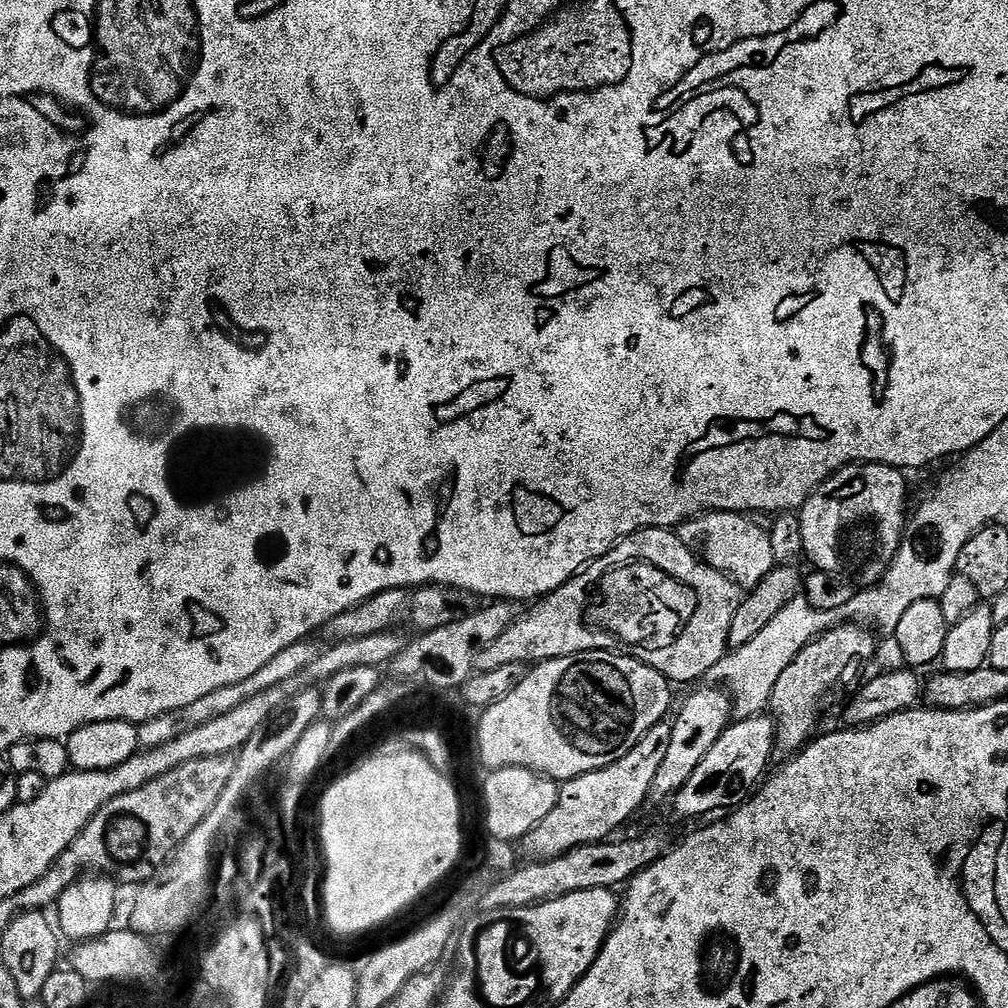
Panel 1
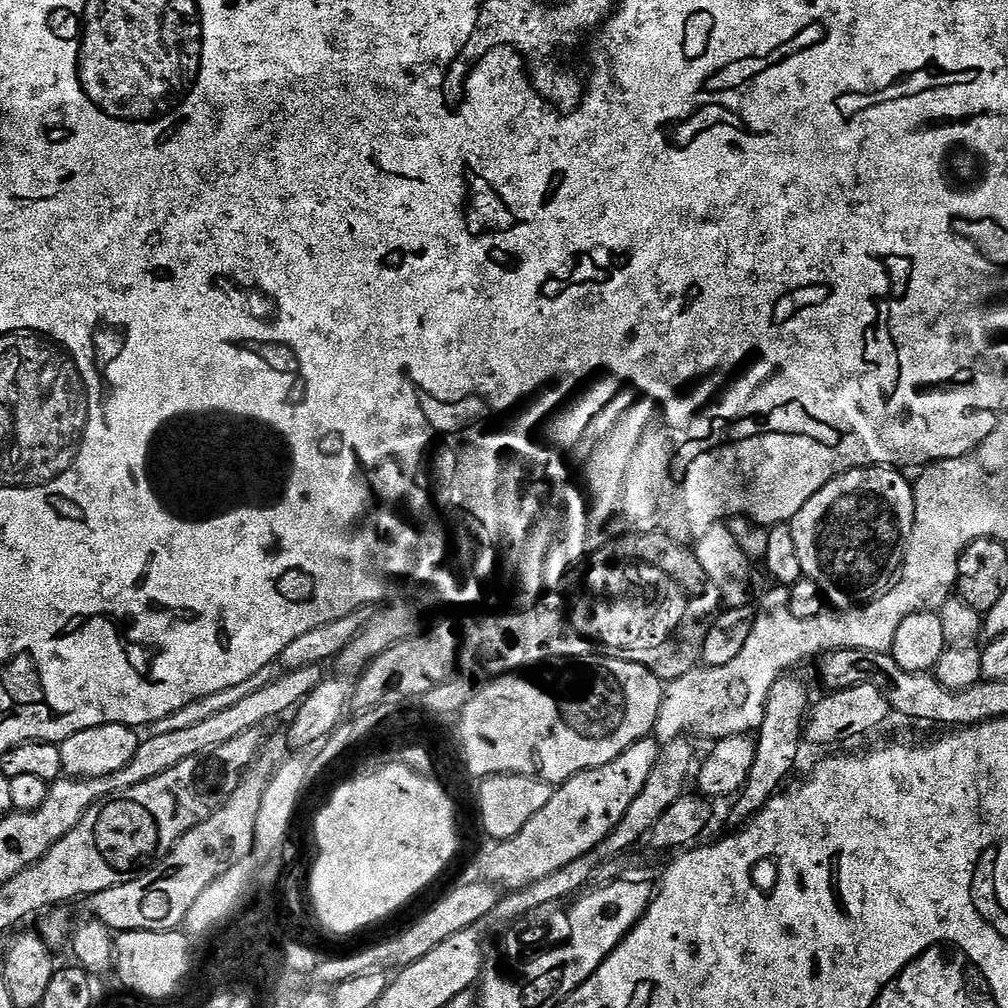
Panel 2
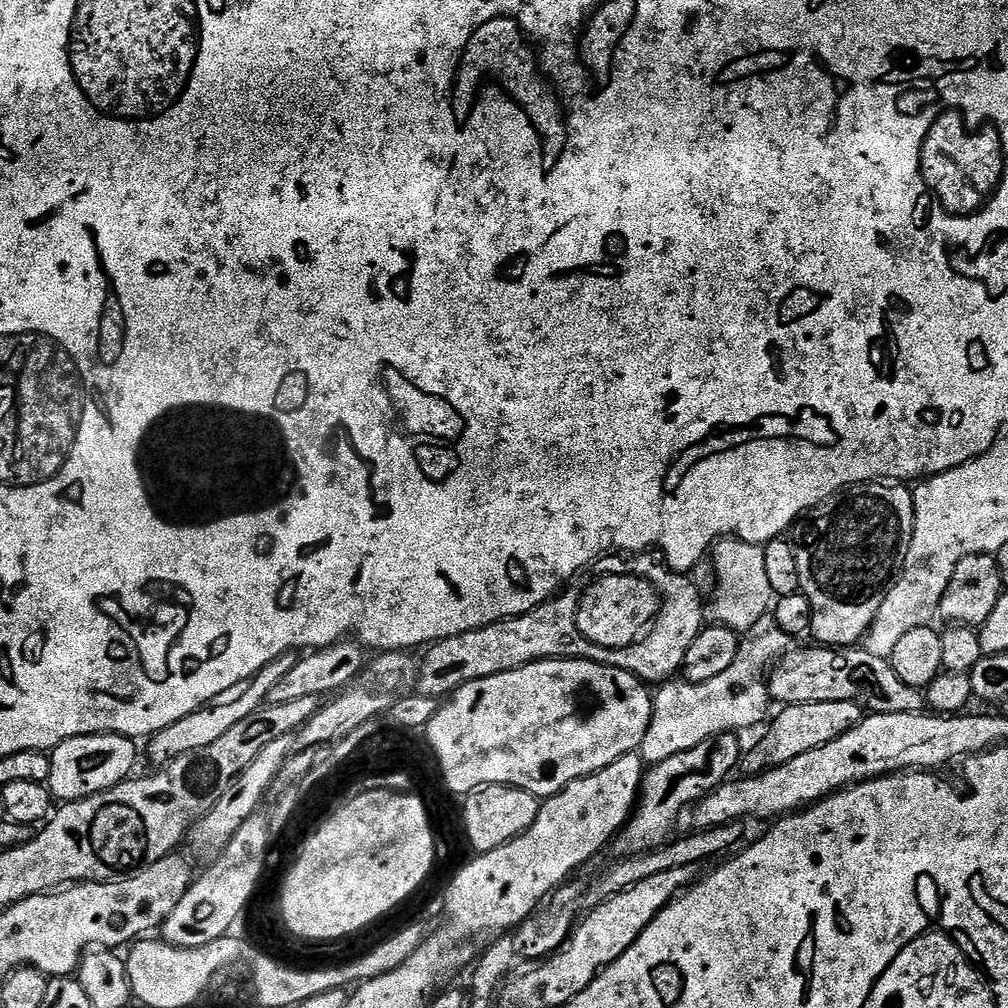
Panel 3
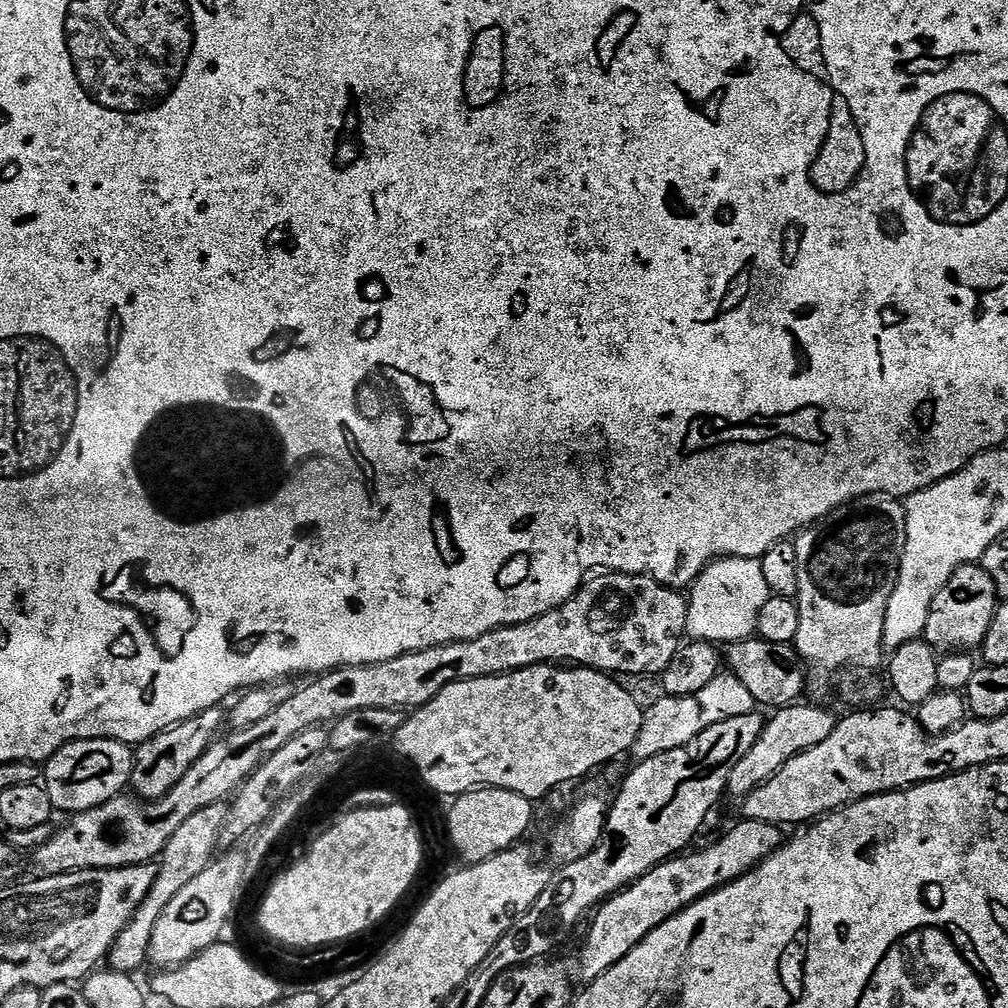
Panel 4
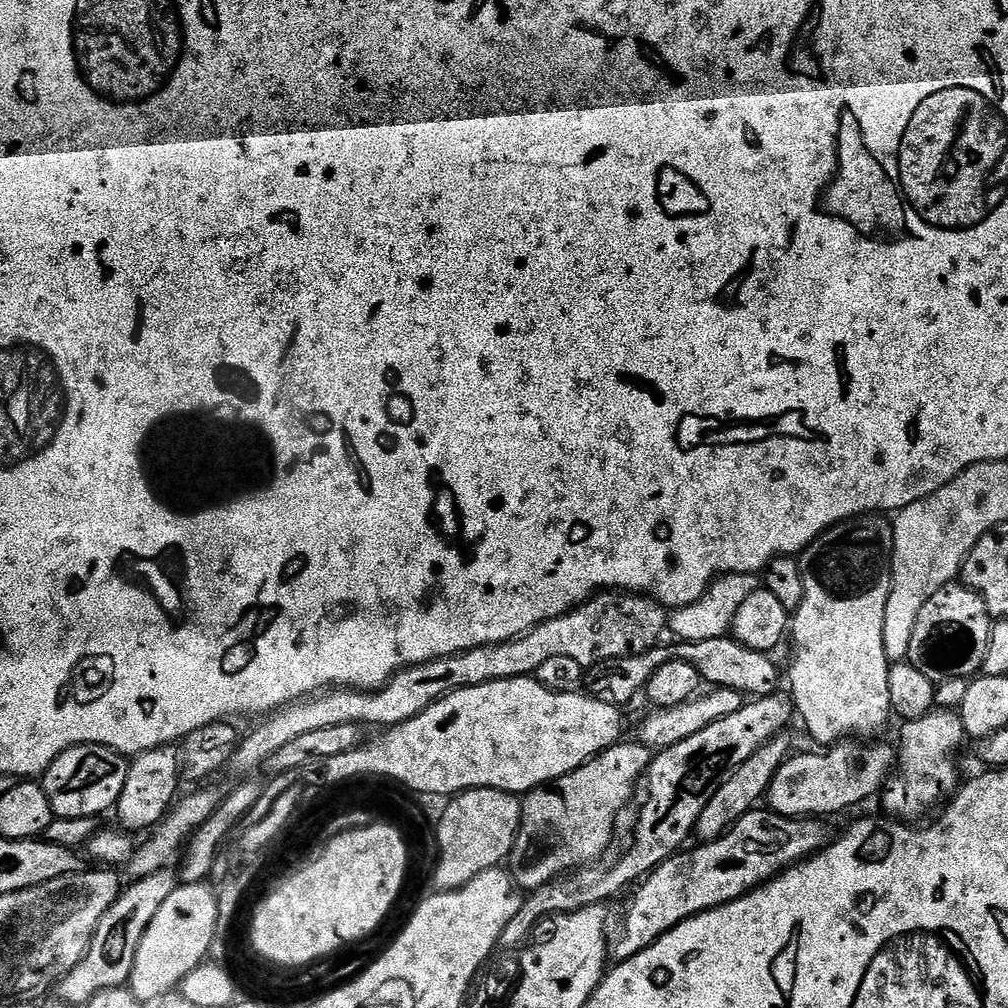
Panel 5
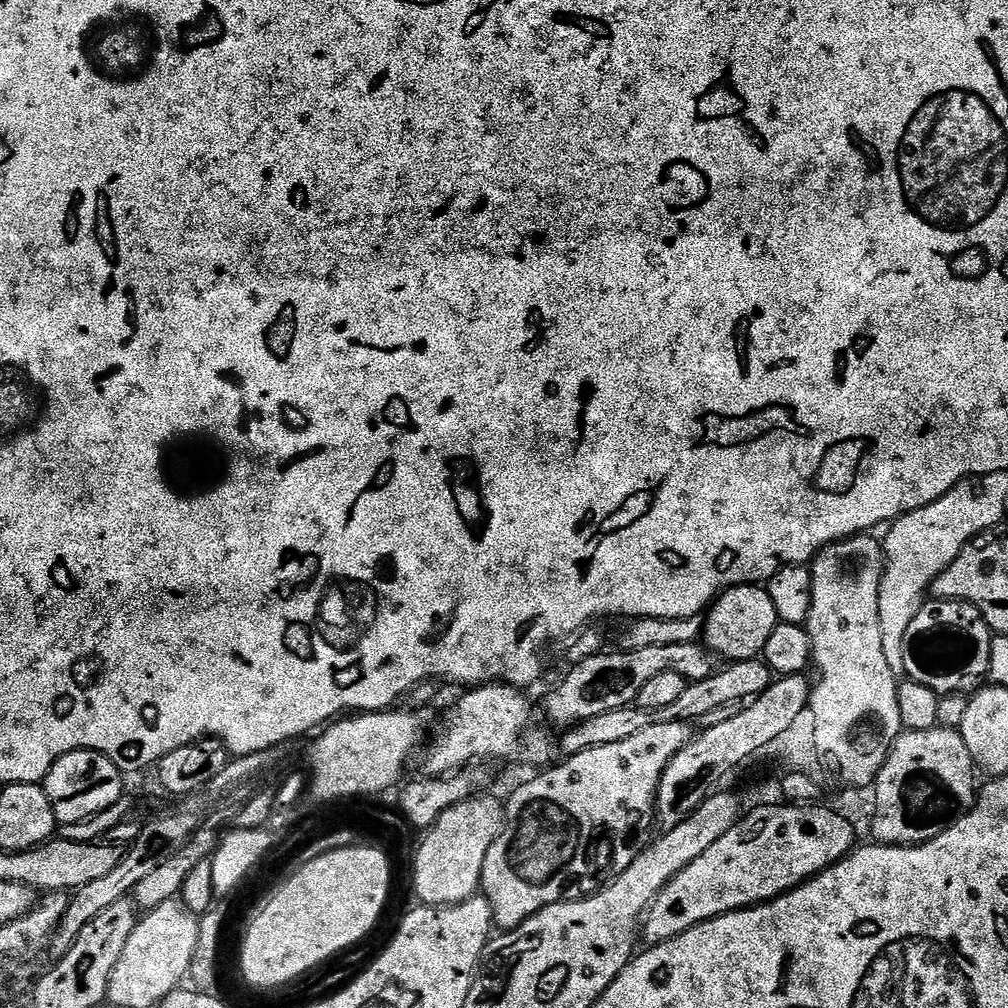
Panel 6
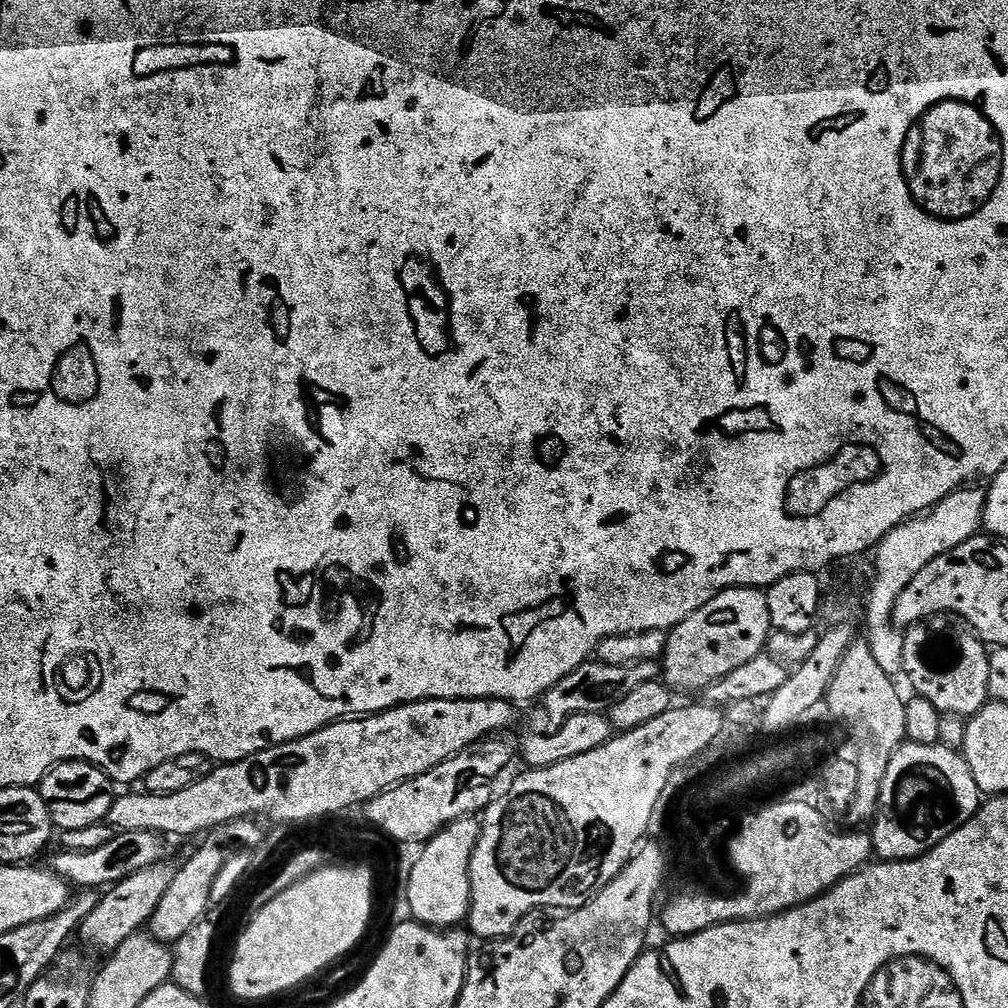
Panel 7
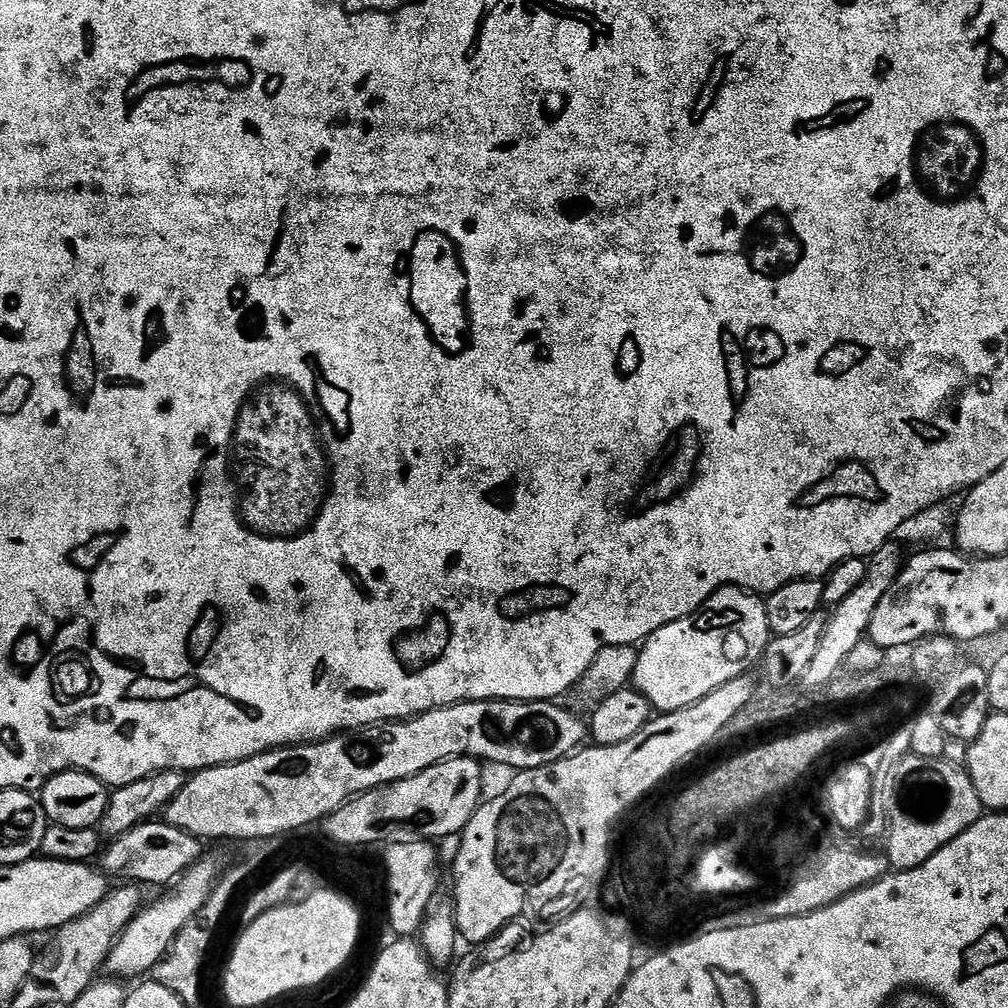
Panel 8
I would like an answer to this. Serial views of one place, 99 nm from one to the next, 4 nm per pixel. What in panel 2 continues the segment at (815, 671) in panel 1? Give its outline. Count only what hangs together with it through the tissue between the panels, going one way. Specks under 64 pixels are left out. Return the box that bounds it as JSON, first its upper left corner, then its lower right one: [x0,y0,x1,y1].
[728,674,810,826]

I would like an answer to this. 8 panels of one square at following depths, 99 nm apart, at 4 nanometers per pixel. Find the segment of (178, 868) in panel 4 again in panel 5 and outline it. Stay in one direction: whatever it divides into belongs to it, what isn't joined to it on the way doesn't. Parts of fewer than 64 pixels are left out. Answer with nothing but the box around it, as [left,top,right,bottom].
[58,869,178,1006]

